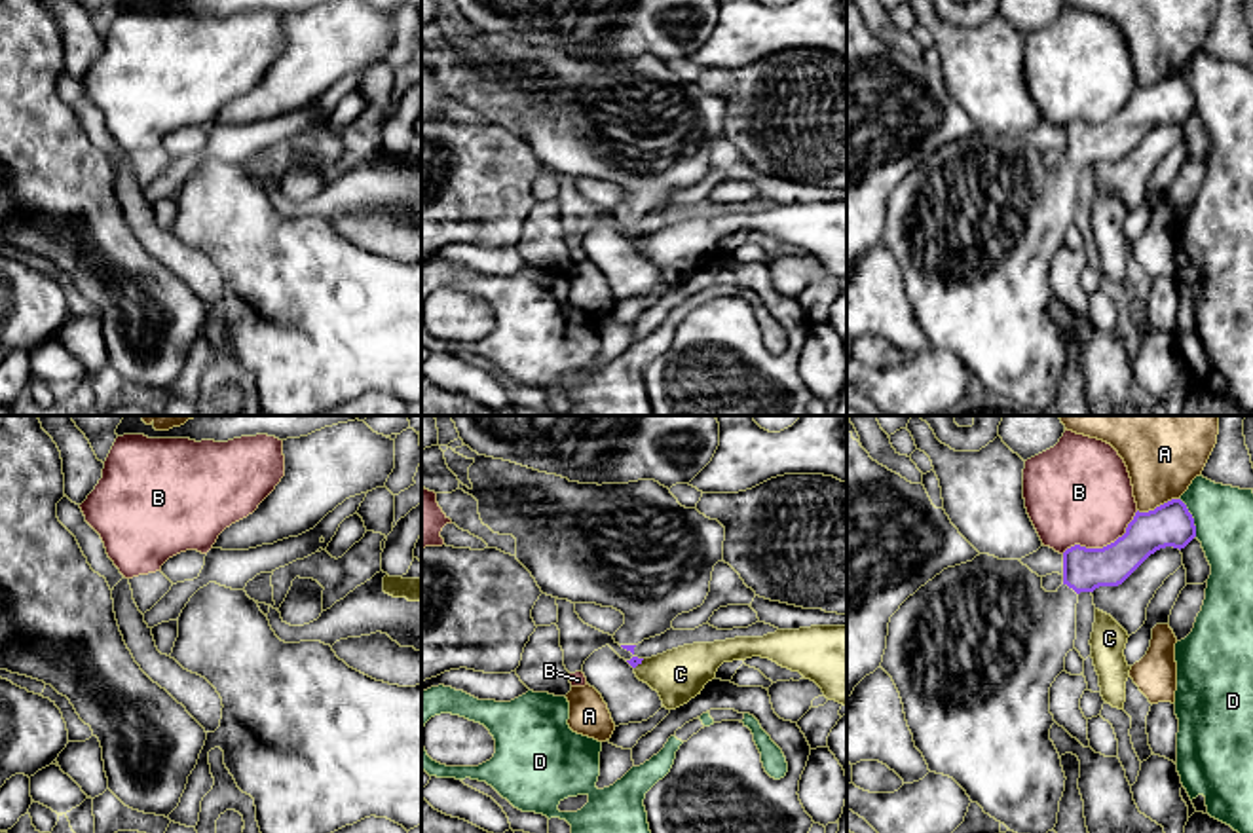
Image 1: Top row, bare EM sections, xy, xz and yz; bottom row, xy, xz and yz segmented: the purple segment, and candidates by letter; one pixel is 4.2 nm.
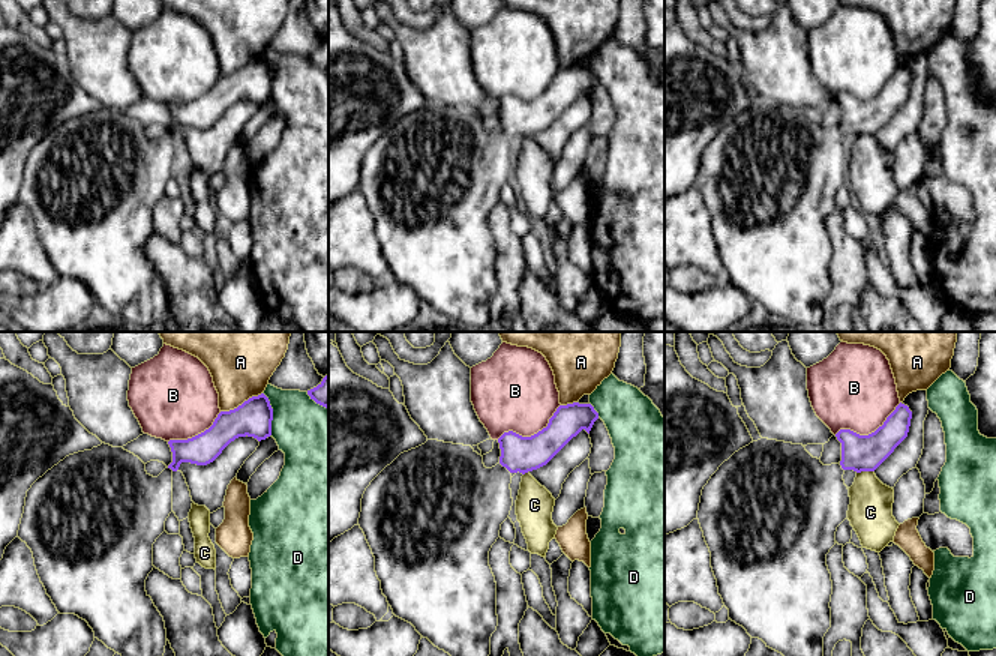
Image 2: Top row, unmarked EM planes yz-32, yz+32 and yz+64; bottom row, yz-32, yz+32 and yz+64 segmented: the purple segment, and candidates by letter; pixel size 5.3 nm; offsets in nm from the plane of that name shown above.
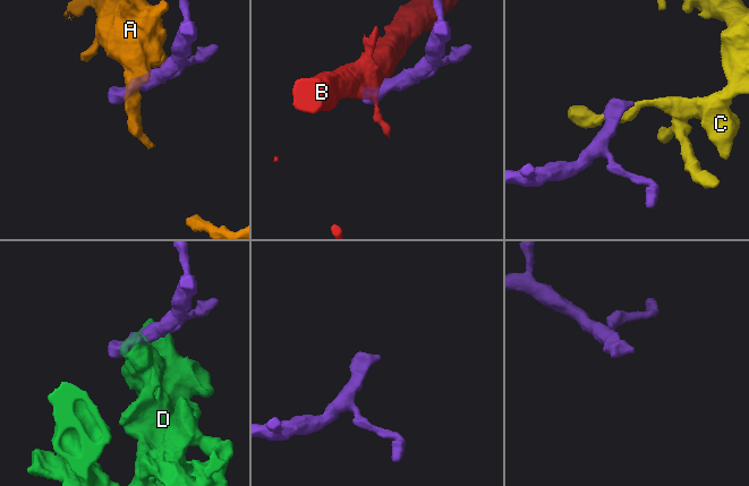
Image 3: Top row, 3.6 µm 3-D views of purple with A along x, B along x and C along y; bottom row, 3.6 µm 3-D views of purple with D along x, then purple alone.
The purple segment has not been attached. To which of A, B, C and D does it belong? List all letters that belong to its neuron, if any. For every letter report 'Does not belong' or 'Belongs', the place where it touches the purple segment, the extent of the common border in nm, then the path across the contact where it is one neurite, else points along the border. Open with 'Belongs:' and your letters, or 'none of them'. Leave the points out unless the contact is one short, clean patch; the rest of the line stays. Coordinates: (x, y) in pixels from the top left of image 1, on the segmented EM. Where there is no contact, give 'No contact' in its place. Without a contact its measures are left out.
Belongs: none of them
A: Does not belong. Touches purple at yz (1157, 507). Shared border 190 nm
B: Does not belong. Touches purple at yz (1103, 547). Shared border 380 nm. Boundary: yz (1138, 511), (1113, 541), (1102, 547), (1071, 545), (1062, 553)
C: Does not belong. Touches purple at xz (638, 663). Shared border 60 nm. Boundary: xz (644, 659), (635, 668)
D: Does not belong. Touches purple at yz (1191, 517). Shared border 180 nm. Boundary: yz (1179, 498), (1193, 518), (1196, 536)

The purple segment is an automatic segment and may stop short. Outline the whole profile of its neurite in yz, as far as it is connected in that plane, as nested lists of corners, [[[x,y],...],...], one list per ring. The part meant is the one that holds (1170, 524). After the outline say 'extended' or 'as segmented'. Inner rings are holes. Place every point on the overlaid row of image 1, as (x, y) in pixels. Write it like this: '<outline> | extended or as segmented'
[[[1181,499],[1154,510],[1135,512],[1126,533],[1103,548],[1075,545],[1063,552],[1063,584],[1056,592],[1042,588],[1042,577],[1019,560],[980,554],[972,562],[947,567],[890,617],[881,668],[892,677],[915,748],[928,770],[953,778],[985,814],[1014,833],[1048,833],[1057,824],[1065,772],[1050,740],[1056,723],[1050,713],[1050,687],[1065,670],[1065,657],[1075,649],[1076,603],[1080,592],[1122,584],[1150,554],[1160,548],[1185,548],[1196,537],[1194,518]]] | extended

